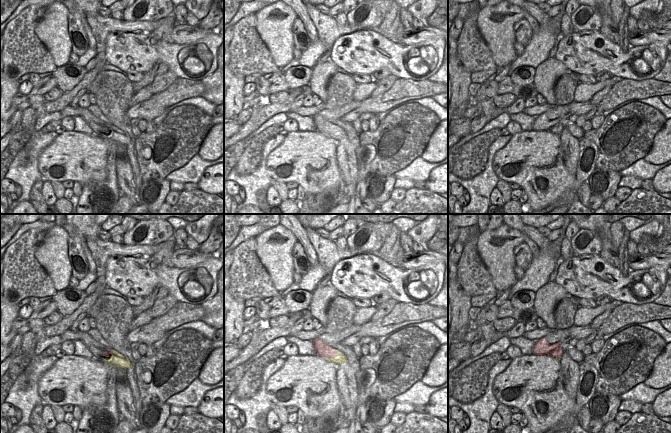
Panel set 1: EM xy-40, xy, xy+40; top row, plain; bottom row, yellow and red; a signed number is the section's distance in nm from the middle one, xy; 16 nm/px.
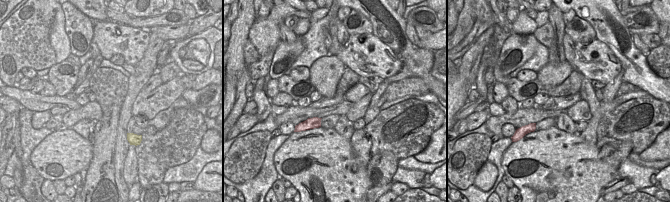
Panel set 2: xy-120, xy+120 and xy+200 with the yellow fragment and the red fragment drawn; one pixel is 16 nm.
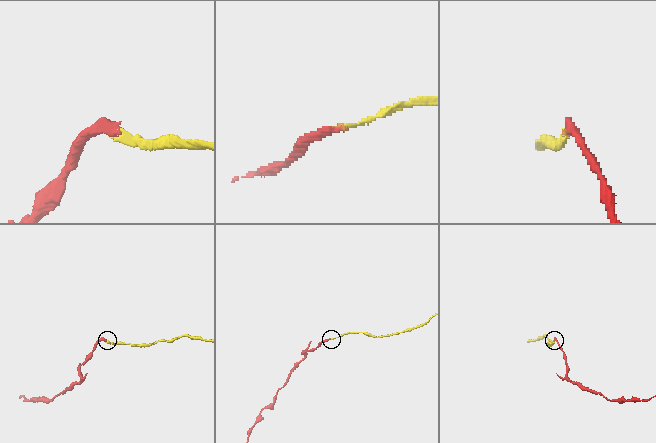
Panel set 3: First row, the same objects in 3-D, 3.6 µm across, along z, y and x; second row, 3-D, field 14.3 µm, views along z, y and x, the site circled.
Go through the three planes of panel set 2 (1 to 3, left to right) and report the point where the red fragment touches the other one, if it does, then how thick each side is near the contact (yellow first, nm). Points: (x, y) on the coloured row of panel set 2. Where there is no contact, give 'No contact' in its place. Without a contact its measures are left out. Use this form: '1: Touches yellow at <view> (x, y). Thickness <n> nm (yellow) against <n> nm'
1: No contact
2: No contact
3: No contact

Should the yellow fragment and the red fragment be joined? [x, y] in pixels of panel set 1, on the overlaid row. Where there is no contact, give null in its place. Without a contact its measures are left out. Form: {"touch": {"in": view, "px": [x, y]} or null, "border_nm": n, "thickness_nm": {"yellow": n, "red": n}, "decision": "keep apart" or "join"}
{"touch": {"in": "xy", "px": [332, 358]}, "border_nm": 260, "thickness_nm": {"yellow": 160, "red": 220}, "decision": "keep apart"}

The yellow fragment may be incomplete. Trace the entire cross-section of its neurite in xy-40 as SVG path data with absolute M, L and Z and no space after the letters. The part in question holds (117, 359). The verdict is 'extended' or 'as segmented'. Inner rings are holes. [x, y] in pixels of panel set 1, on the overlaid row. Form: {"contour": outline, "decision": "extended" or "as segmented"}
{"contour": "M79 332L82 341L91 351L93 357L104 363L111 363L121 368L132 368L132 363L112 348L107 348L95 341L87 332Z", "decision": "extended"}

